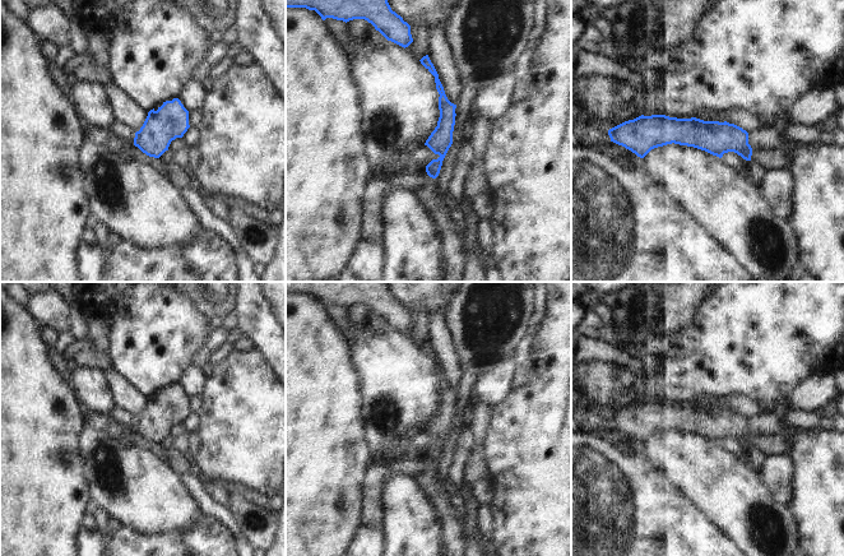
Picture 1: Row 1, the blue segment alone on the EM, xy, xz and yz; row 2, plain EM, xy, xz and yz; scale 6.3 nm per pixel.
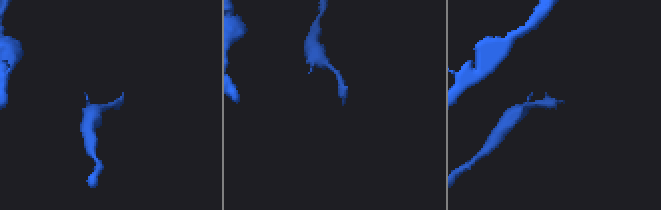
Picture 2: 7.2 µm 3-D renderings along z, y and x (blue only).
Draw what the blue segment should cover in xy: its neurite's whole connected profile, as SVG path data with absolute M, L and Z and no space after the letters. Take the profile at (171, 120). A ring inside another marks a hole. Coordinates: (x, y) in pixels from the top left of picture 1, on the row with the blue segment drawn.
M178 98L166 101L158 110L148 112L148 116L135 133L134 145L149 157L159 158L172 140L182 138L190 128L189 111Z

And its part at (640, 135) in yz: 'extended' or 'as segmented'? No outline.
extended

